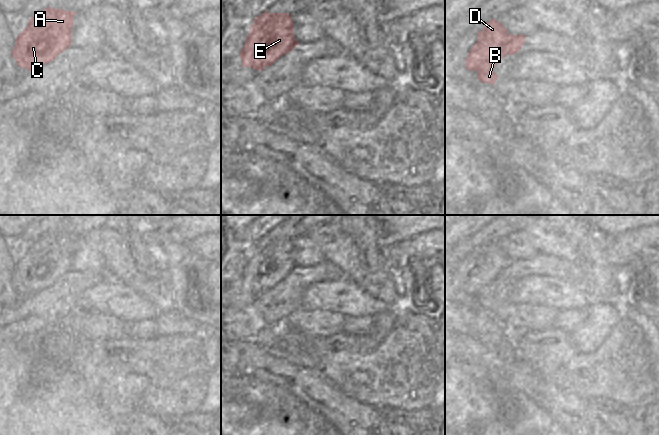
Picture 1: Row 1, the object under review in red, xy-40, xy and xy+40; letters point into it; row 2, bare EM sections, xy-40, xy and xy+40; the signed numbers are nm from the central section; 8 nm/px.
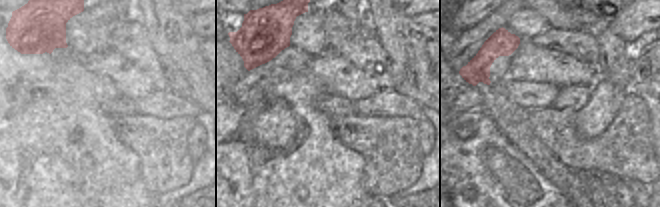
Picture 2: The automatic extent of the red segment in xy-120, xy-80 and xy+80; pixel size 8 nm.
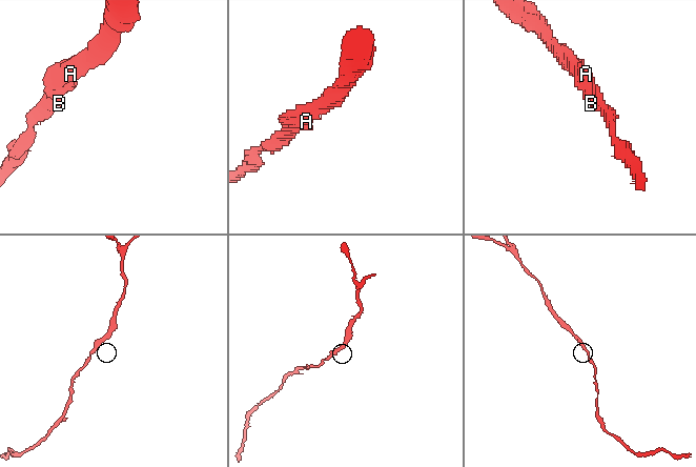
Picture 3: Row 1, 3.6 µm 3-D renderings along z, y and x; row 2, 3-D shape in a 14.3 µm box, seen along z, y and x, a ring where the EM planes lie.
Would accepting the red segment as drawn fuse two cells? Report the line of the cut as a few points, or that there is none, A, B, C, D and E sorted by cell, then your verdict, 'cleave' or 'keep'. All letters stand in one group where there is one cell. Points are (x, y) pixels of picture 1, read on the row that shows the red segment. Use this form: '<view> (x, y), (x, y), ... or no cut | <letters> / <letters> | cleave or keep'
no cut | A B C D E | keep

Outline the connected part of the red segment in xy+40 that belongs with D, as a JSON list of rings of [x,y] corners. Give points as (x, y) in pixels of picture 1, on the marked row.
[[[492,19],[485,23],[482,31],[477,31],[477,42],[465,60],[465,68],[476,71],[482,83],[494,85],[497,74],[493,68],[506,55],[517,53],[524,42],[525,35],[510,35],[500,22]]]

